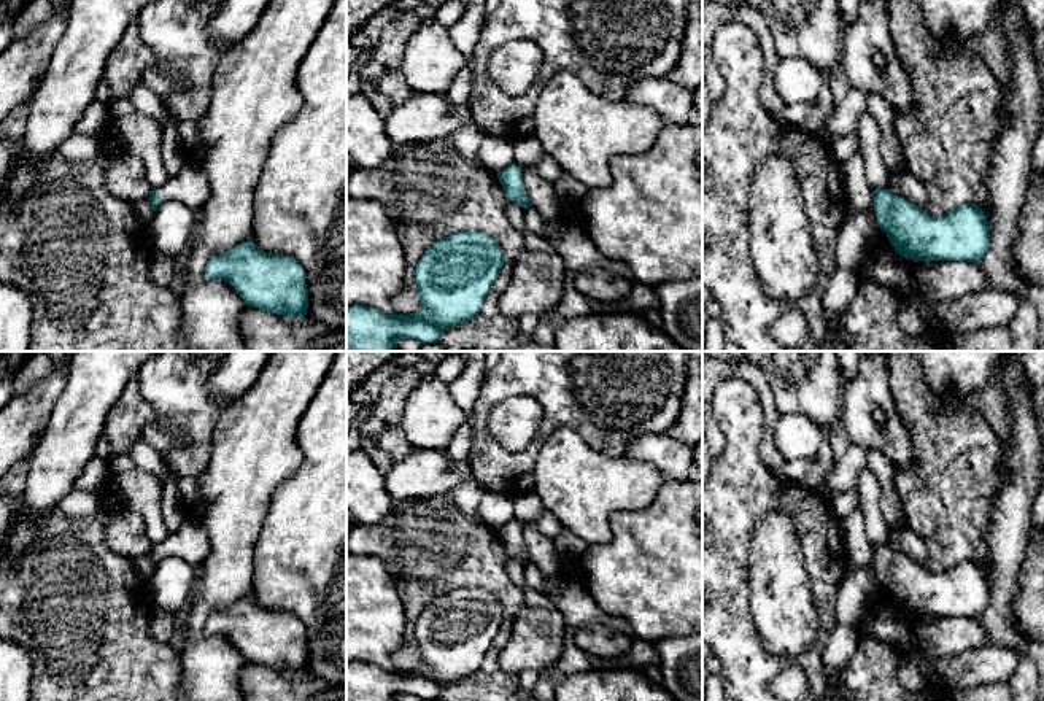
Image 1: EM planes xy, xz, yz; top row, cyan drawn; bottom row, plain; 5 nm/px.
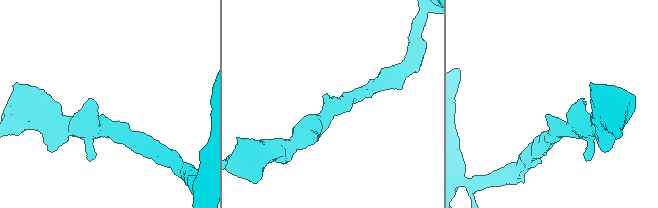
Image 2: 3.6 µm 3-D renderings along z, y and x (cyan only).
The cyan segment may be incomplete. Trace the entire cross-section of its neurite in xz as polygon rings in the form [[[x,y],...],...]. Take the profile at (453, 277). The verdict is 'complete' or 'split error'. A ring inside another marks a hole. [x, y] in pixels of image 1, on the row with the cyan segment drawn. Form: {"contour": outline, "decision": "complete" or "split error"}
{"contour": [[[458,232],[437,240],[415,269],[423,310],[385,315],[346,307],[346,351],[392,351],[400,339],[437,343],[443,329],[480,313],[502,265],[501,246],[486,234]]], "decision": "complete"}

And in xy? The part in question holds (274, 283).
{"contour": [[[246,242],[210,258],[205,278],[224,280],[248,307],[304,320],[308,310],[305,270],[291,256],[261,251]]], "decision": "complete"}

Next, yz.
{"contour": [[[876,189],[872,200],[880,230],[906,259],[977,264],[990,248],[987,216],[974,203],[960,205],[942,216],[930,216],[890,189]]], "decision": "complete"}

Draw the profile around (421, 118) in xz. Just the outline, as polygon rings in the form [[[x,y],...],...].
[[[415,94],[385,118],[385,130],[397,146],[410,141],[451,138],[467,122],[475,122],[469,105],[453,105],[445,94]]]

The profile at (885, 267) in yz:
[[[891,250],[874,253],[855,273],[858,281],[874,281],[909,296],[920,294],[914,269]]]

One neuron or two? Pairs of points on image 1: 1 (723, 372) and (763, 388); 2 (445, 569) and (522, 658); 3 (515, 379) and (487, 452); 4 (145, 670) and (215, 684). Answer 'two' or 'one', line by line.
1: one
2: two
3: one
4: two

